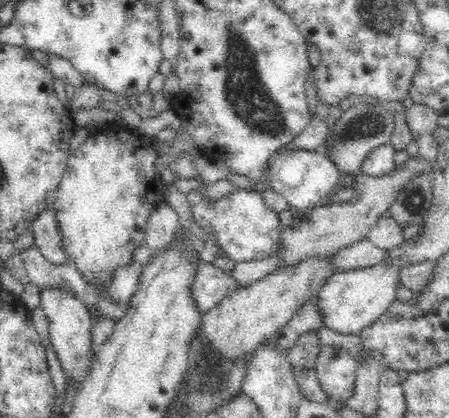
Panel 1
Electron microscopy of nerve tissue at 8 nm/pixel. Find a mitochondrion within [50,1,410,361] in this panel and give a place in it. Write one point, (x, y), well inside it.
(249, 101)

